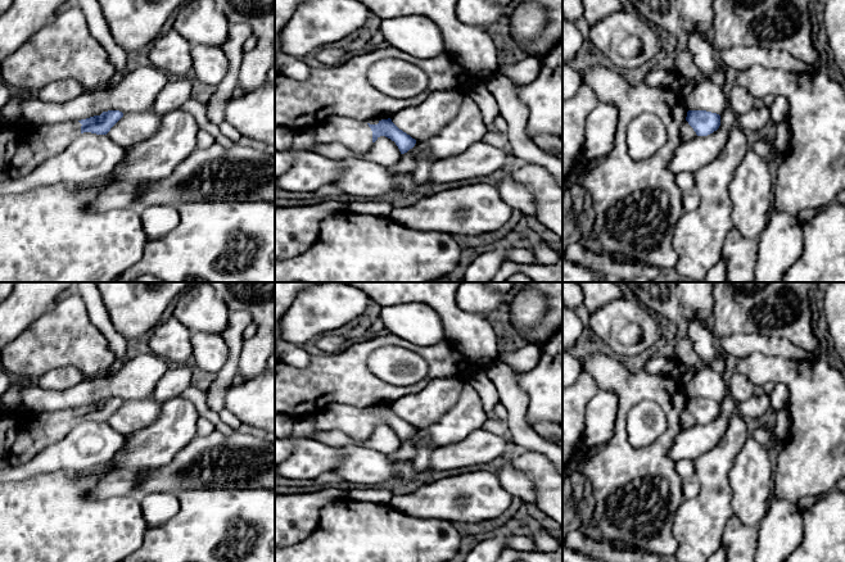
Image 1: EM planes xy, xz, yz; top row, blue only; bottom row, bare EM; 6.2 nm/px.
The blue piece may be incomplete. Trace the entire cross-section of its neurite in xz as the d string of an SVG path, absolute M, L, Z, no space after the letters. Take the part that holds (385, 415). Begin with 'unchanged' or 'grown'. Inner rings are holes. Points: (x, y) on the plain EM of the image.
grown; M466 384L458 402L426 427L416 429L399 417L390 405L381 407L378 412L370 412L344 403L333 403L311 418L318 430L339 430L360 441L367 440L380 423L390 426L398 434L402 444L388 458L398 464L415 459L416 447L421 440L430 441L434 445L462 440L483 426L487 414L480 395Z

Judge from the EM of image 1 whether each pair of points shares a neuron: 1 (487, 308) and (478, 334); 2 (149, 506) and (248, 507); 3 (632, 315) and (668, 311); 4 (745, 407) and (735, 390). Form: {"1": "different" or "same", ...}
{"1": "different", "2": "different", "3": "different", "4": "different"}

